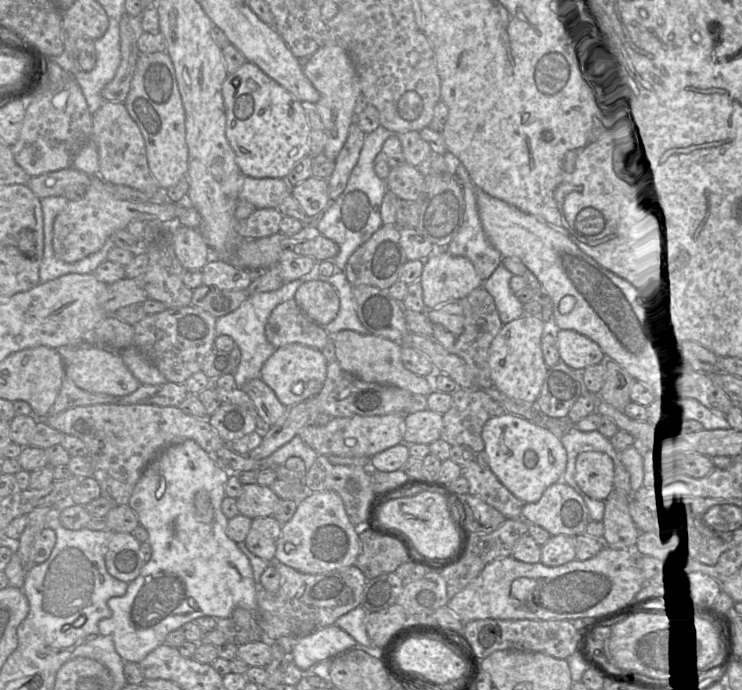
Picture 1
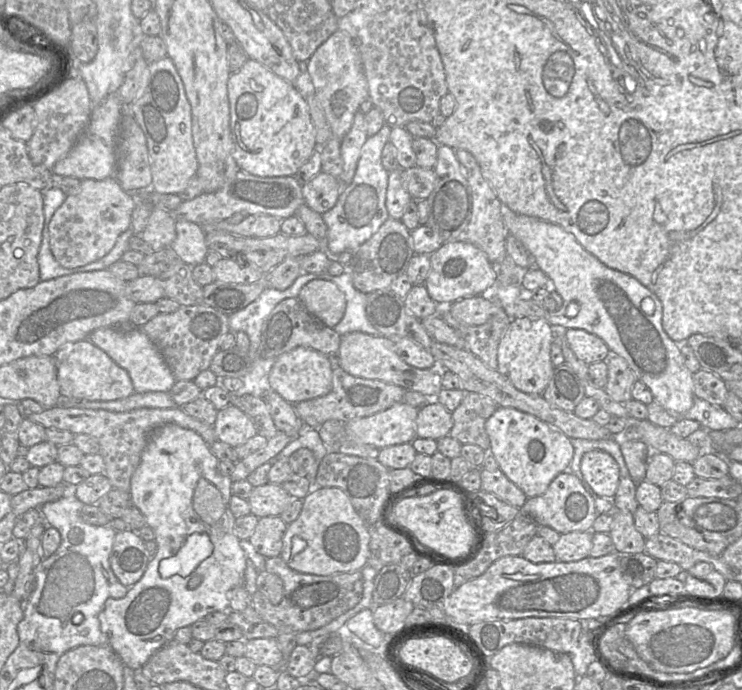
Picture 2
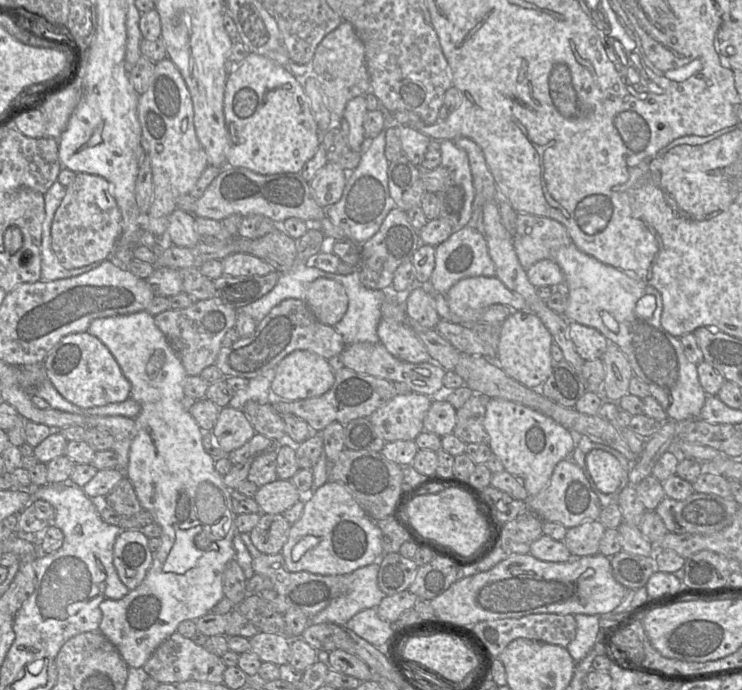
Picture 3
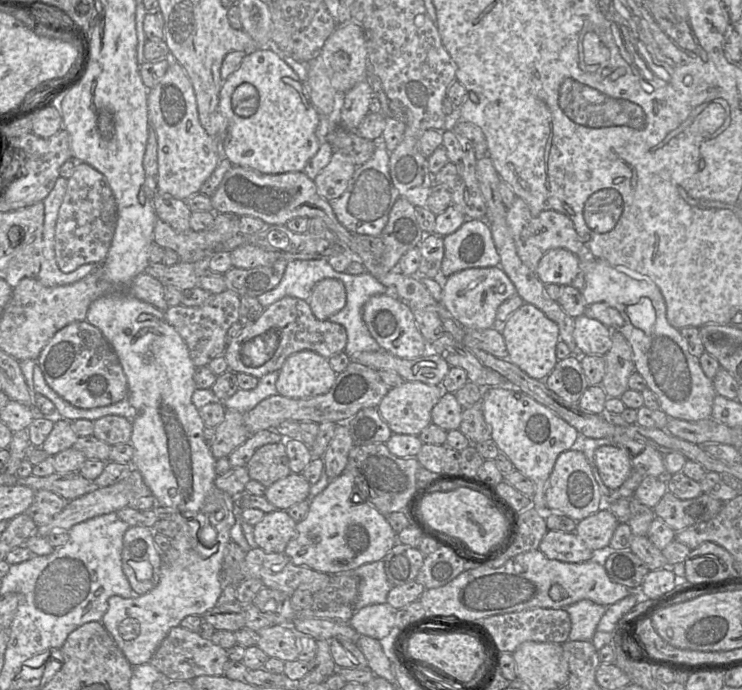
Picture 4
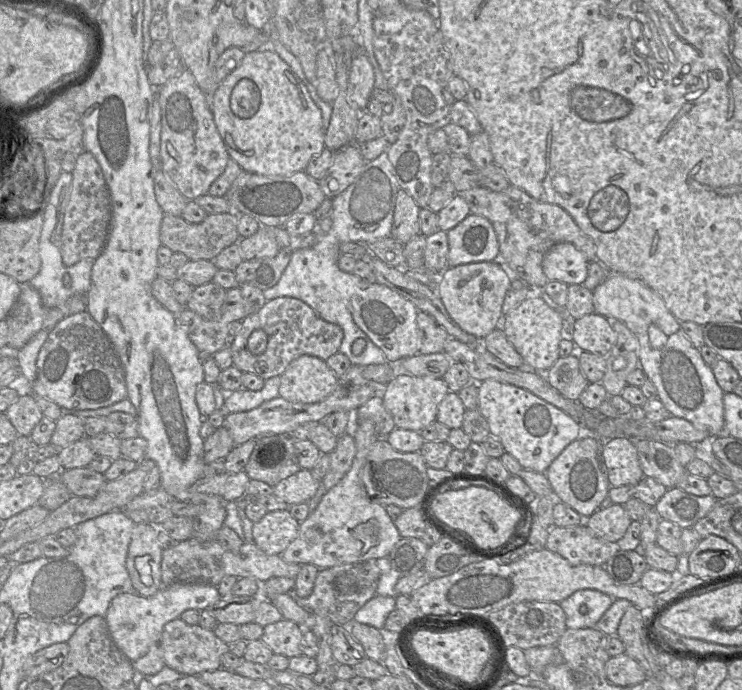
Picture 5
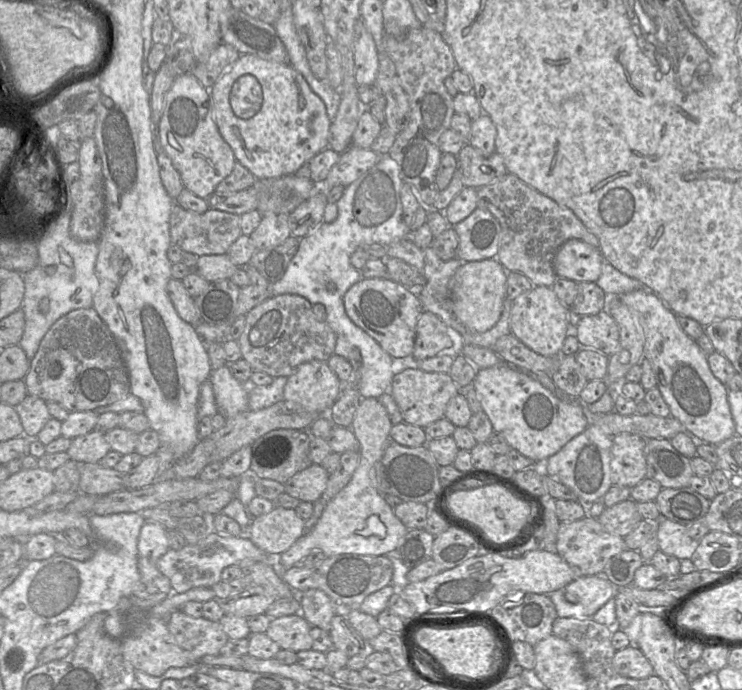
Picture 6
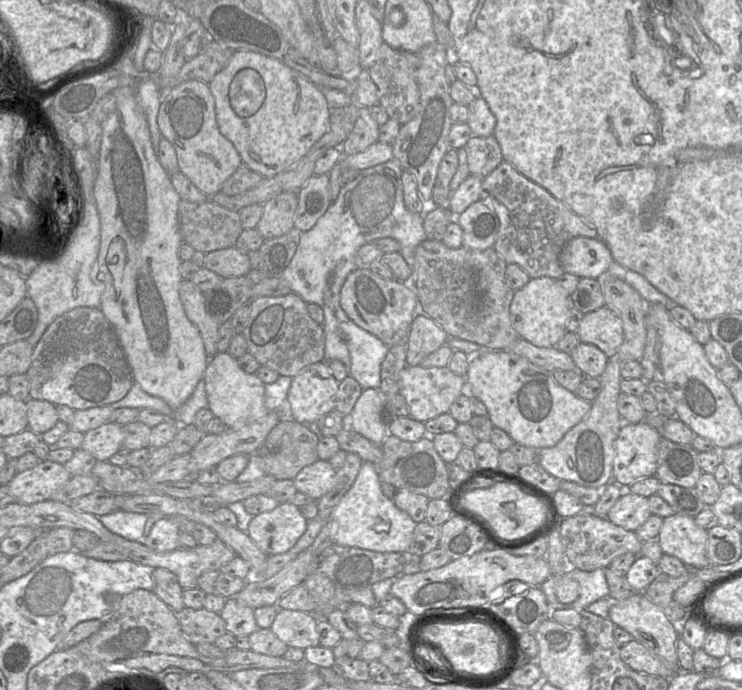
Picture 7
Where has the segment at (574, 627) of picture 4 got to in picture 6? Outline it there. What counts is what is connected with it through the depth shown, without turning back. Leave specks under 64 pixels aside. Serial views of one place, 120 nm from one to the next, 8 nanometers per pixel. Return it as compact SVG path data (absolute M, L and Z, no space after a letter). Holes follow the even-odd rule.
M604 575L579 576L564 587L548 593L553 602L558 617L577 618L581 620L592 619L592 616L611 598L616 595L617 586L615 586ZM566 593L575 593L579 596L579 602L569 603L565 599Z

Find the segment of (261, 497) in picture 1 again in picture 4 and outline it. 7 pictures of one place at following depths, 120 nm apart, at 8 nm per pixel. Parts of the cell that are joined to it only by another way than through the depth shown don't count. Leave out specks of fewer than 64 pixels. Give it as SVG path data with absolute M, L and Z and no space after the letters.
M290 473L266 488L264 497L277 510L287 510L307 499L311 484L301 473Z

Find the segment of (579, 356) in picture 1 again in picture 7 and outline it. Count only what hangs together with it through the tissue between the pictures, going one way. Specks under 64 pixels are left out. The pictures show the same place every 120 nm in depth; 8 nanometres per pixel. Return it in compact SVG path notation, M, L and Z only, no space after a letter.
M605 305L584 314L575 332L580 342L597 346L608 358L623 342L622 320Z

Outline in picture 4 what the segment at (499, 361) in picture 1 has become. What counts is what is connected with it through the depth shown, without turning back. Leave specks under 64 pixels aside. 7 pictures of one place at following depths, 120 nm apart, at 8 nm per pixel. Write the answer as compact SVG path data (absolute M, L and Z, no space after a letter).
M524 303L510 314L505 322L497 322L496 320L495 328L503 335L508 350L508 360L511 363L536 380L544 380L551 373L558 361L556 358L556 345L560 340L559 328L540 309L532 304Z

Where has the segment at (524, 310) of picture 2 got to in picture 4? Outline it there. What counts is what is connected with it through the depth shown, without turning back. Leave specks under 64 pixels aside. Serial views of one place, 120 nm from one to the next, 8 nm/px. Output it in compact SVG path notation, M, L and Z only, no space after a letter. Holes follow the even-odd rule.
M589 251L589 257L580 260L579 270L584 273L582 295L585 300L584 315L596 319L606 327L617 330L628 341L633 352L635 370L646 381L647 387L659 399L660 407L669 418L699 421L711 418L716 396L713 381L703 373L699 358L688 350L688 342L679 329L671 326L666 317L666 303L658 286L648 277L636 280L618 271L605 260L598 260ZM500 266L468 268L443 278L442 306L462 327L487 329L496 325L500 304L517 294L516 288Z

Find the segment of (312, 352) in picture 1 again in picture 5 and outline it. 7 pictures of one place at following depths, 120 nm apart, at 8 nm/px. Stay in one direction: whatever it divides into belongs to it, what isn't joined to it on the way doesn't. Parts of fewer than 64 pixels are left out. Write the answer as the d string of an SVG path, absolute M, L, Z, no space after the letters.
M302 355L288 365L280 380L280 397L306 404L328 397L336 388L338 377L323 359Z

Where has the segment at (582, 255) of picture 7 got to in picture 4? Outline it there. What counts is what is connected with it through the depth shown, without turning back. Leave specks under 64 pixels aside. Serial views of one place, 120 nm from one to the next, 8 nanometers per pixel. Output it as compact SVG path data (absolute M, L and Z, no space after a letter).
M564 248L547 251L540 259L536 275L544 283L570 285L579 272L580 260Z

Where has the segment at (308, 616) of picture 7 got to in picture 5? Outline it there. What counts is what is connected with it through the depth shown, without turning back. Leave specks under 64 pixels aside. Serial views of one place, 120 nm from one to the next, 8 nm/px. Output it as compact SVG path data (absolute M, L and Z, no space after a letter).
M282 618L264 627L261 640L274 654L288 658L302 655L304 628L299 624Z

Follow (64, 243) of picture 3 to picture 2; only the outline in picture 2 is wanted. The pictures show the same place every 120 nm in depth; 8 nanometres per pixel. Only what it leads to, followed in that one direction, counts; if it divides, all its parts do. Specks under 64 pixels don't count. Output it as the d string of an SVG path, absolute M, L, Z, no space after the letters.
M114 177L81 180L80 192L66 197L49 224L50 249L56 261L73 269L106 256L118 237L131 228L137 196L124 191Z

